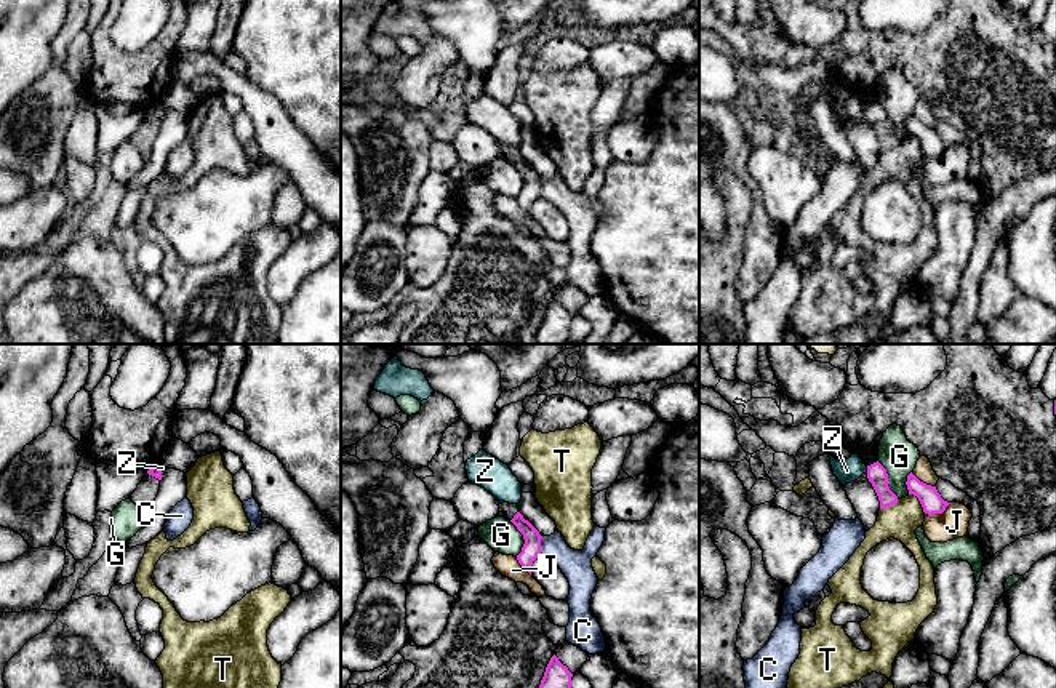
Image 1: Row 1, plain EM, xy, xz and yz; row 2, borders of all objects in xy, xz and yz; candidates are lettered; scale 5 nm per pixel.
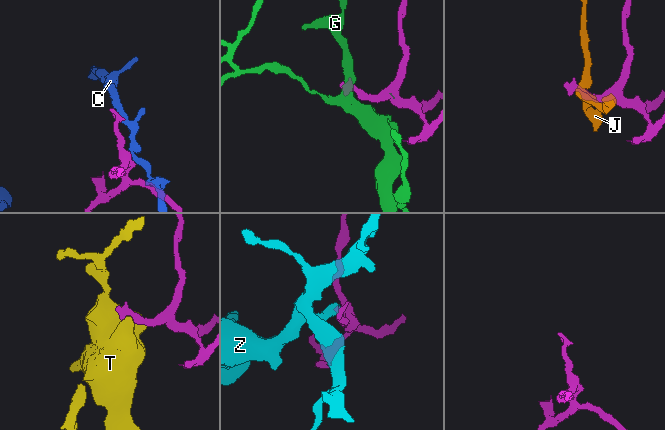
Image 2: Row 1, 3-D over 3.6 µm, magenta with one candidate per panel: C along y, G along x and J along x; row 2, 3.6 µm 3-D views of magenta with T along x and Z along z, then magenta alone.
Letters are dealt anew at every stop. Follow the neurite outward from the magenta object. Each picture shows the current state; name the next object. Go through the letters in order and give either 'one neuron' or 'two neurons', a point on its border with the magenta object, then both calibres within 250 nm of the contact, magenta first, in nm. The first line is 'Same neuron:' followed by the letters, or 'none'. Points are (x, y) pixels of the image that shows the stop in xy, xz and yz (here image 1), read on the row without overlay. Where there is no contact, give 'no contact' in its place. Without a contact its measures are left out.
Same neuron: none
C: two neurons; meets magenta in xz at (540, 188); 100 nm thick on the magenta side, 160 nm on the other
G: two neurons; meets magenta in yz at (887, 122); 100 nm thick on the magenta side, 180 nm on the other
J: two neurons; meets magenta in yz at (938, 154); 110 nm thick on the magenta side, 150 nm on the other
T: two neurons; meets magenta in yz at (919, 141); 110 nm thick on the magenta side, 180 nm on the other
Z: two neurons; meets magenta in yz at (868, 111); 100 nm thick on the magenta side, 120 nm on the other

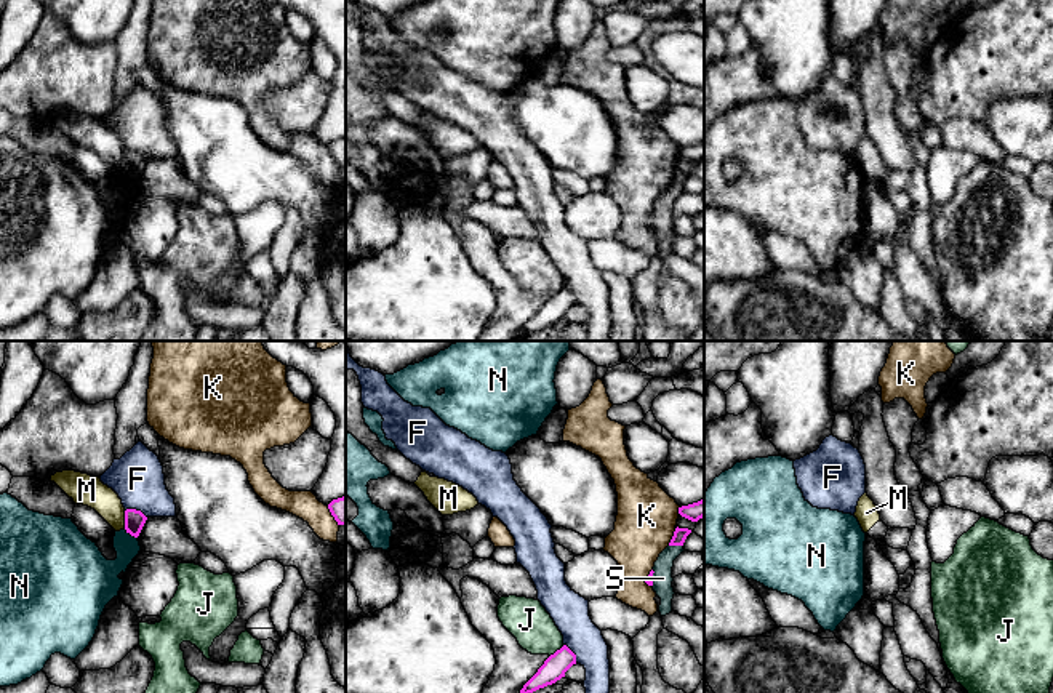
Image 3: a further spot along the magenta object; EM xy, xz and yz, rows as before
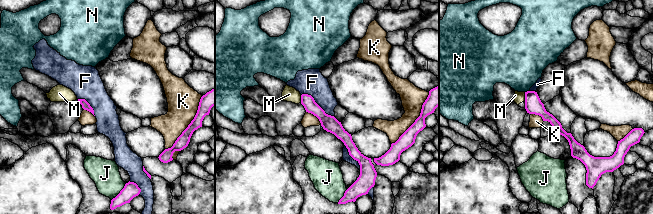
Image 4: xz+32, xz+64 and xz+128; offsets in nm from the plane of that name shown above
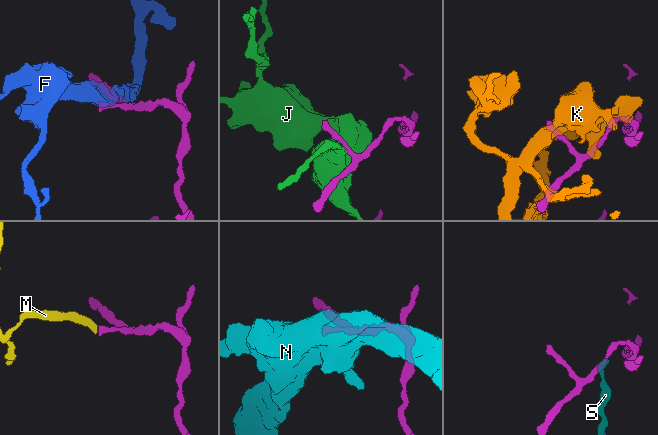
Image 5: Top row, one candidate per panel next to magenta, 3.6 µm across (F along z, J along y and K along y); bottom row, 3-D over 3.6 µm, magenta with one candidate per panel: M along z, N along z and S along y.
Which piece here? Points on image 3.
Same neuron: none
F: two neurons; meets magenta in xy at (135, 151); 100 nm thick on the magenta side, 260 nm on the other
J: two neurons; meets magenta in xz at (557, 292); 120 nm thick on the magenta side, 220 nm on the other
K: two neurons; meets magenta in xz at (672, 178); 70 nm thick on the magenta side, 300 nm on the other
M: two neurons; meets magenta in xy at (125, 162); 100 nm thick on the magenta side, 150 nm on the other
N: two neurons; meets magenta in xy at (132, 176); 100 nm thick on the magenta side, 160 nm on the other
S: two neurons; meets magenta in xz at (676, 186); 70 nm thick on the magenta side, 100 nm on the other

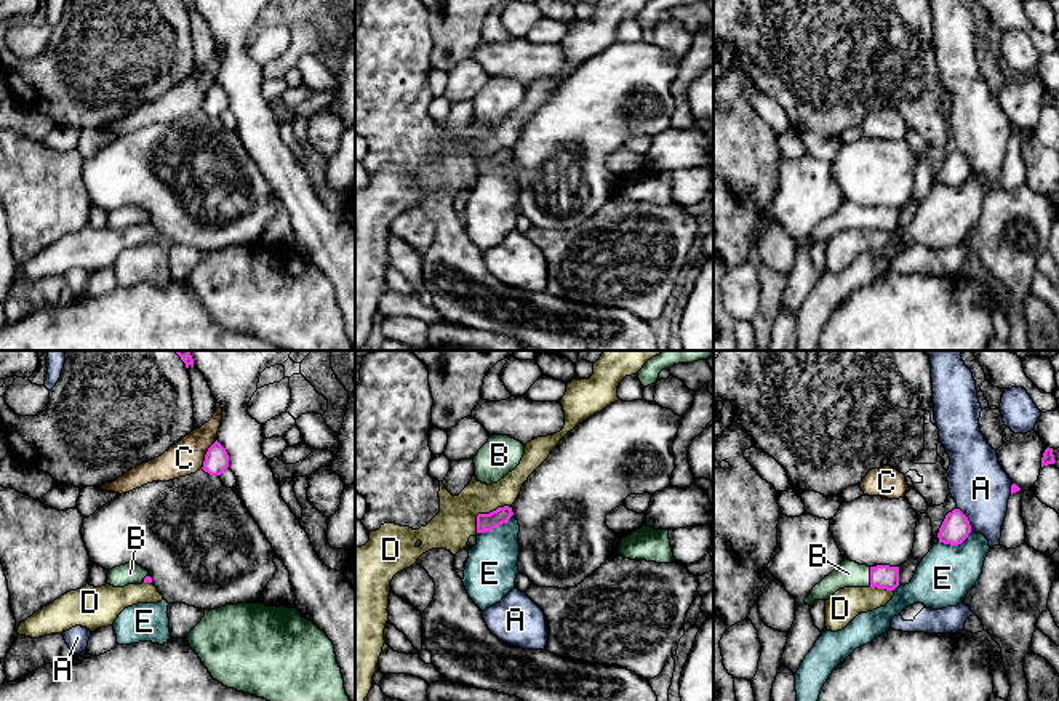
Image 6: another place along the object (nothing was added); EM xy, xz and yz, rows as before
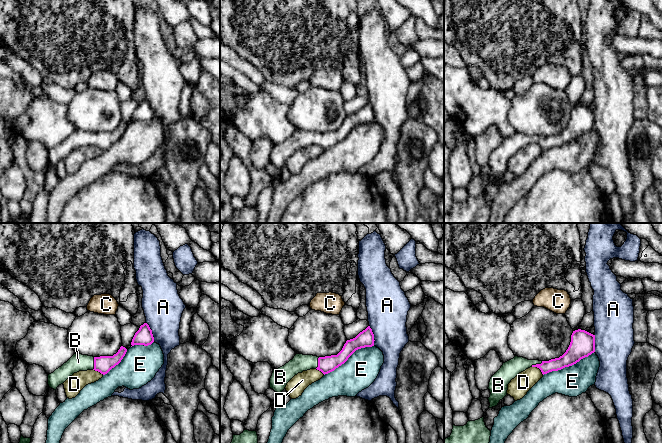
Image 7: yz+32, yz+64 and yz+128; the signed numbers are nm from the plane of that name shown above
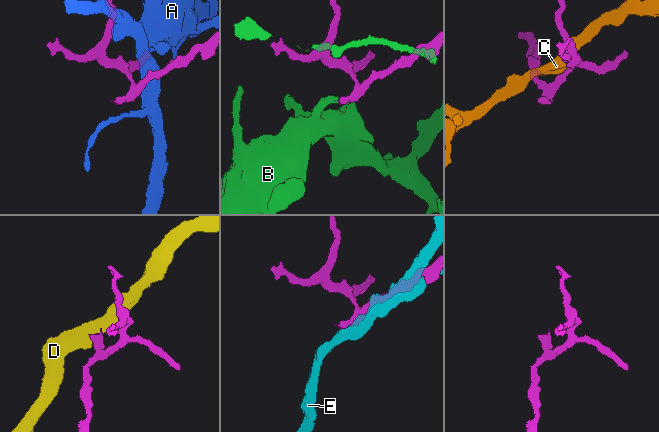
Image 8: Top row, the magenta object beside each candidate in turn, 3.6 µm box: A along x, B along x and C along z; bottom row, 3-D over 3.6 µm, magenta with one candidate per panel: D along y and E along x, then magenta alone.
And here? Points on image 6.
Same neuron: B
A: two neurons; meets magenta in yz at (967, 160); 140 nm thick on the magenta side, 300 nm on the other
B: one neuron; meets magenta in yz at (871, 218); 130 nm thick on the magenta side, 130 nm on the other
C: two neurons; meets magenta in xy at (205, 96); 130 nm thick on the magenta side, 170 nm on the other
D: two neurons; meets magenta in xz at (485, 156); 100 nm thick on the magenta side, 200 nm on the other
E: two neurons; meets magenta in xz at (496, 167); 100 nm thick on the magenta side, 260 nm on the other

